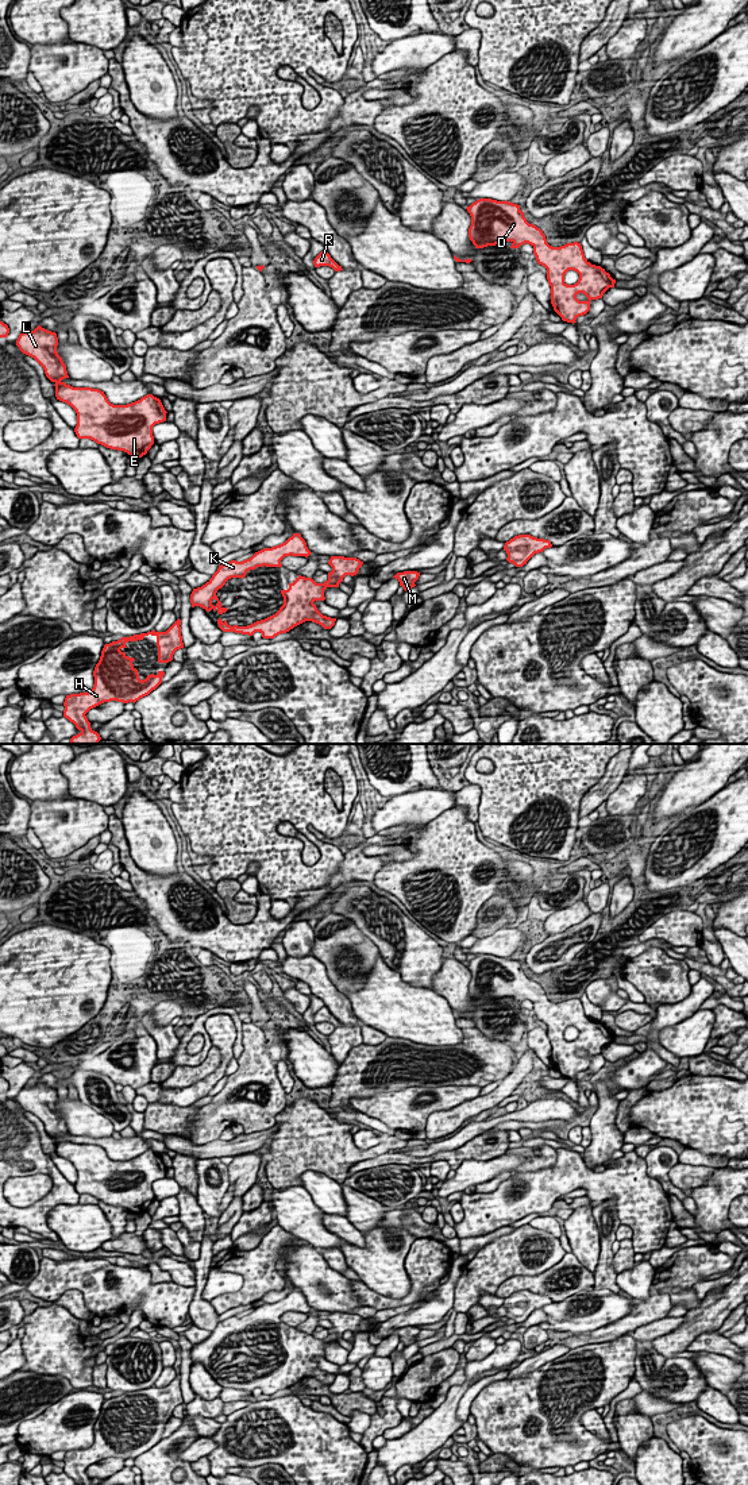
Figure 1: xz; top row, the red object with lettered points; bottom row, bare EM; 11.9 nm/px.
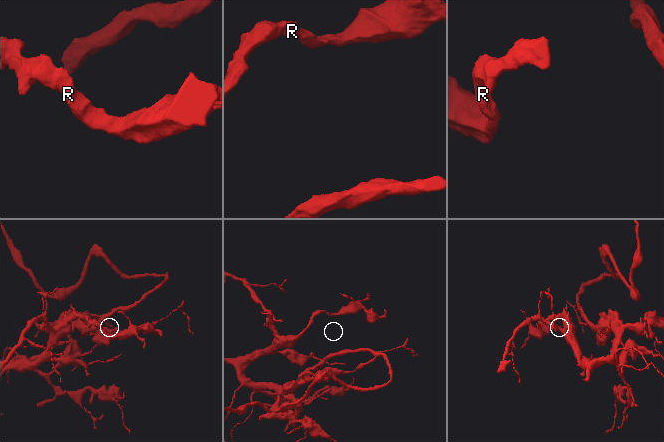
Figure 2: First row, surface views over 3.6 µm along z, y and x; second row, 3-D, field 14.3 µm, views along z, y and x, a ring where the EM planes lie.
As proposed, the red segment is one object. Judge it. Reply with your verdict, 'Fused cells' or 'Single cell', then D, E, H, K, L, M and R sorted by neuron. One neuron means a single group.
Single cell. Groups: D E H K L M R

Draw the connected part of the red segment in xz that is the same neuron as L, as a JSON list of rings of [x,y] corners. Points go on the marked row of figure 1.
[[[41,325],[31,332],[22,332],[16,346],[43,367],[46,377],[55,383],[57,400],[76,410],[74,432],[78,439],[90,439],[135,458],[147,454],[154,444],[153,427],[166,421],[167,412],[159,398],[147,394],[127,405],[113,405],[99,389],[66,385],[63,379],[69,375],[57,352],[57,333]]]

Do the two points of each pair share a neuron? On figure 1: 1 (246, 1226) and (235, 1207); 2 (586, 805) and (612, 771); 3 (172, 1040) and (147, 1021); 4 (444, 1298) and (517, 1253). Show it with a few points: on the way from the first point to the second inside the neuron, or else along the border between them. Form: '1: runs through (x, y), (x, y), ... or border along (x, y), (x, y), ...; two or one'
1: border along (262, 1200), (257, 1207), (246, 1210), (230, 1233); two
2: runs through (594, 797), (610, 779); one
3: runs through (166, 1038), (153, 1026); one
4: border along (461, 1277), (455, 1283), (455, 1300), (451, 1307); two

